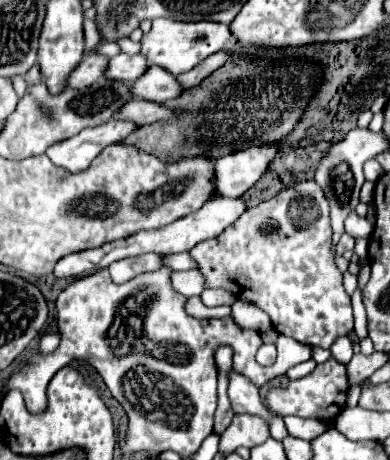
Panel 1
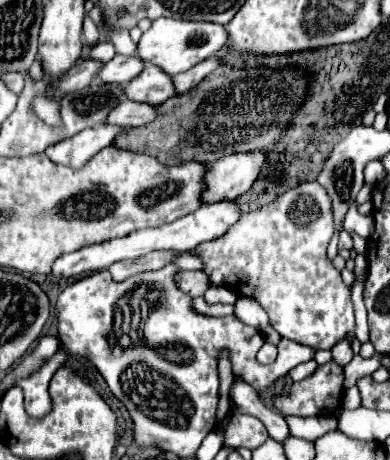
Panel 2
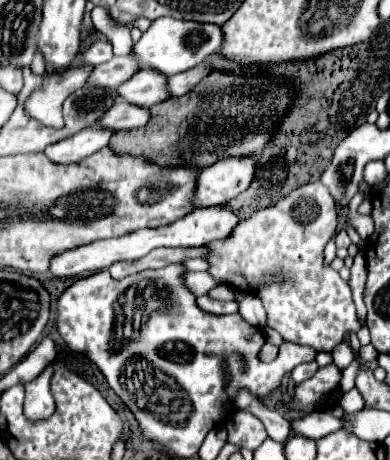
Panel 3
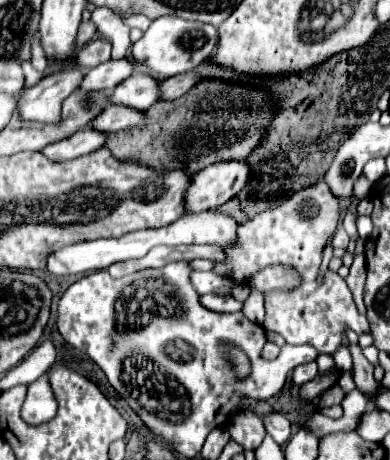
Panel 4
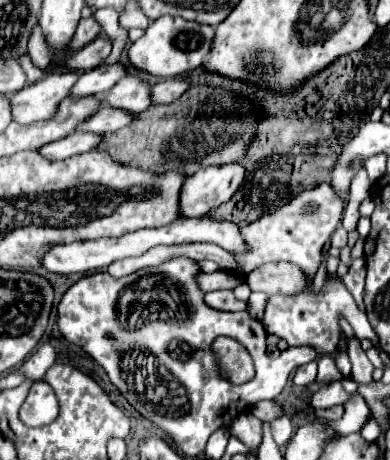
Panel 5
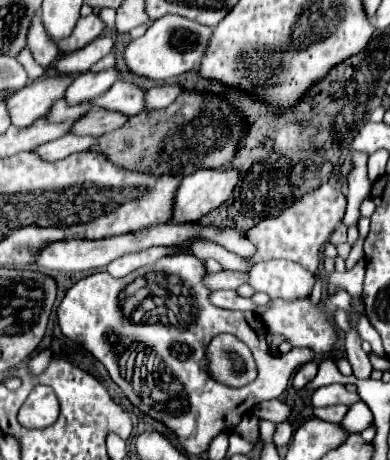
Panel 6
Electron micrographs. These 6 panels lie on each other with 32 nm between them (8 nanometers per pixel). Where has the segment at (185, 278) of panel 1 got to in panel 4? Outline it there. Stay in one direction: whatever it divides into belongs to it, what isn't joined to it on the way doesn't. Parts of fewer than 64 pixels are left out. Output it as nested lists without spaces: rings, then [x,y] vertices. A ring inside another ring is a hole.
[[[192,272],[190,278],[192,278],[190,282],[192,282],[194,290],[200,292],[200,294],[208,294],[208,292],[220,288],[220,286],[234,286],[232,280],[216,276],[214,272]]]

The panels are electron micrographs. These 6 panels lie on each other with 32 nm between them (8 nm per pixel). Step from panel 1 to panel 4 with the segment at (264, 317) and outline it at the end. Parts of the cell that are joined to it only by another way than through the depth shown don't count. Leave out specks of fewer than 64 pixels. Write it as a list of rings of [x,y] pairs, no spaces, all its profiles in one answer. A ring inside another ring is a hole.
[[[252,292],[246,300],[244,300],[244,306],[242,306],[242,314],[250,320],[250,322],[256,322],[256,324],[264,324],[264,300],[262,300],[262,294],[260,292]]]

